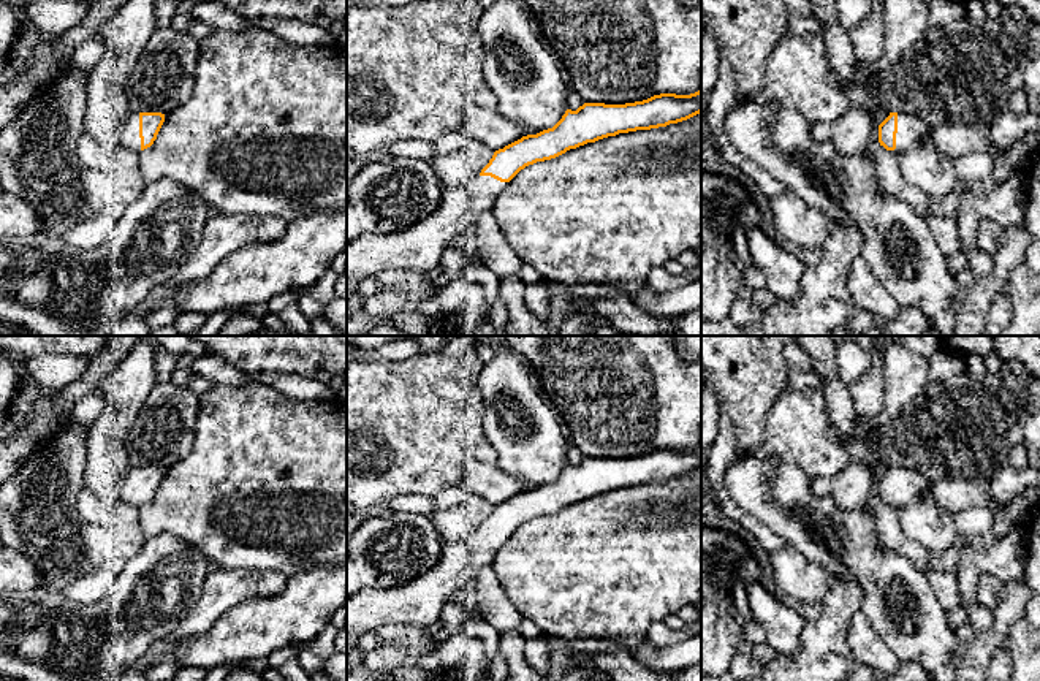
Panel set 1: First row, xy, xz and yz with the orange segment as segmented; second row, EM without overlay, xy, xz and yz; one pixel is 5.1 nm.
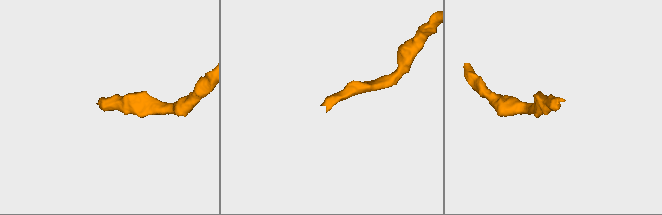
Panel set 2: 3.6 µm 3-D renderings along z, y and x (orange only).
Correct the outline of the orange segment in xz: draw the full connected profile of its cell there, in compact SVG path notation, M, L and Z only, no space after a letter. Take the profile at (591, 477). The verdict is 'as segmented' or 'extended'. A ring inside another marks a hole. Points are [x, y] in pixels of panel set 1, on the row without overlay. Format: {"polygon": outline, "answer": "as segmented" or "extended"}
{"polygon": "M701 442L690 450L660 448L635 458L584 458L576 466L567 464L552 483L522 491L503 504L495 505L478 532L464 542L445 545L438 562L416 580L394 588L364 588L356 594L347 595L347 654L358 646L358 640L364 633L375 632L383 626L418 624L431 627L440 622L442 608L451 595L467 588L483 567L491 565L508 537L526 521L556 513L587 497L595 497L619 488L666 481L687 475L700 467Z", "answer": "extended"}

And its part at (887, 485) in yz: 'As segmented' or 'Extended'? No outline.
Extended

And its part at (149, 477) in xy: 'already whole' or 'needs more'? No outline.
needs more

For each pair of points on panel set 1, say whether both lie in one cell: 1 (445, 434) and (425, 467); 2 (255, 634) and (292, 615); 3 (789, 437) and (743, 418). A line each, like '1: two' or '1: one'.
1: one
2: one
3: two

